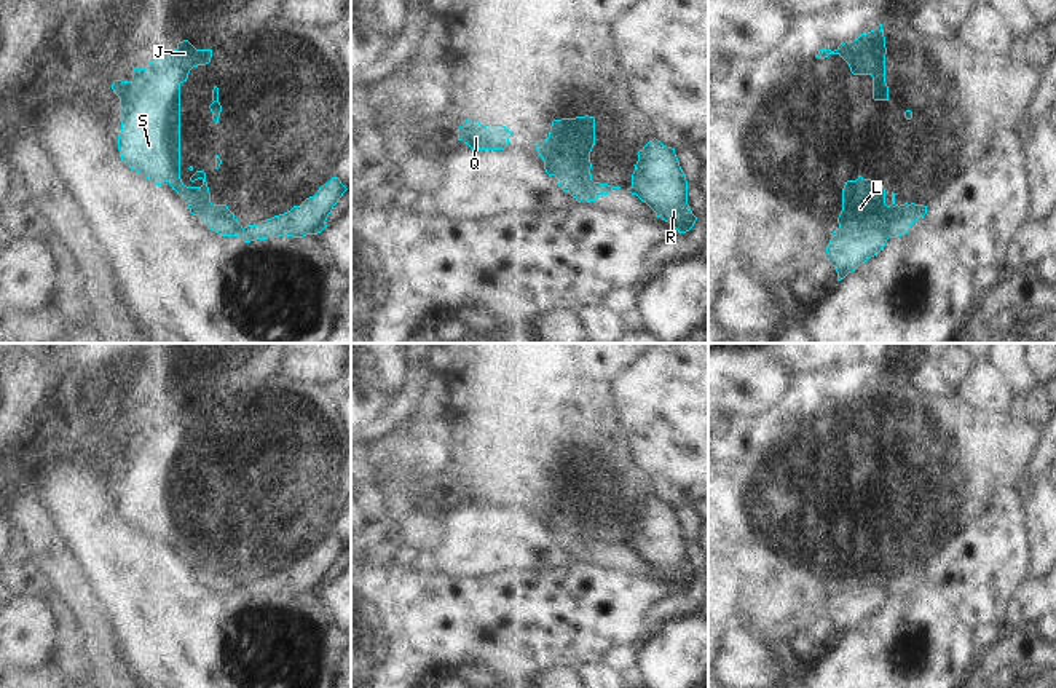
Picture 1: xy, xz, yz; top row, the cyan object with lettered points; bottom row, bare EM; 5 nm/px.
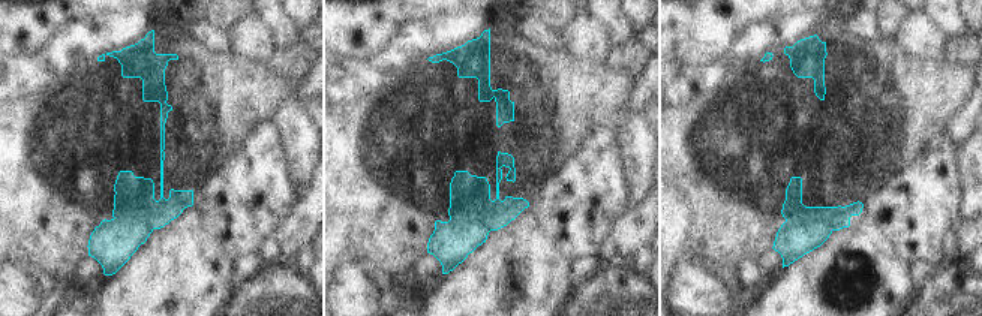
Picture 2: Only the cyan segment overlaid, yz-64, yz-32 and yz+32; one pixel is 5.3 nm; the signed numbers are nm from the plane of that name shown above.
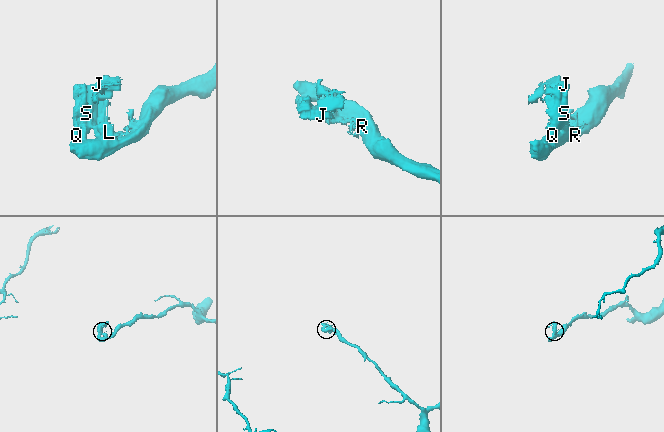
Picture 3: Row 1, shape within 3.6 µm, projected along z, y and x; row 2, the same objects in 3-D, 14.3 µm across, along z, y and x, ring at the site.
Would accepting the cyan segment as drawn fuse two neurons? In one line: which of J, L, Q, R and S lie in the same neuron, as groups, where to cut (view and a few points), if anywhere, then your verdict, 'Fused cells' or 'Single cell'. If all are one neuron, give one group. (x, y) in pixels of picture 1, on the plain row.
Groups: J L Q S / R. Split along yz (911, 562), (908, 572), (882, 573), (873, 580), (839, 585). Fused cells.

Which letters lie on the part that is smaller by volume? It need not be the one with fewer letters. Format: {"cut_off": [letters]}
{"cut_off": ["J", "L", "Q", "S"]}

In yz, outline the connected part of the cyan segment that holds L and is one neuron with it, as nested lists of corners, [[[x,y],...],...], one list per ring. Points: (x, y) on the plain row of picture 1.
[[[847,538],[842,546],[842,568],[837,575],[839,584],[852,586],[874,581],[885,573],[909,573],[911,562],[896,562],[892,549],[892,562],[885,562],[885,546],[881,538]]]

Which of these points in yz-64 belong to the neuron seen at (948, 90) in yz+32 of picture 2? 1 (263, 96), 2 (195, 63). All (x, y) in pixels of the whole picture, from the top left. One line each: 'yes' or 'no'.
1: yes
2: yes

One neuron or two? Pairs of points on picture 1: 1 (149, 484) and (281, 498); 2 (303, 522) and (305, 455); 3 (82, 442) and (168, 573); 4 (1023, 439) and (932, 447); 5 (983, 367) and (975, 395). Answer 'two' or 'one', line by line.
1: one
2: one
3: one
4: one
5: one

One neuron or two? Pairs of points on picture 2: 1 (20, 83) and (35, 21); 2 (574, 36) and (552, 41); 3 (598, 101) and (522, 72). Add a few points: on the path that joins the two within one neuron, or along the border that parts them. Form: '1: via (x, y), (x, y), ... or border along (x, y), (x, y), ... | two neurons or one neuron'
1: border along (57, 33), (39, 50), (15, 56) | two neurons
2: border along (561, 32), (565, 48) | two neurons
3: via (579, 81), (568, 71), (541, 71) | one neuron

